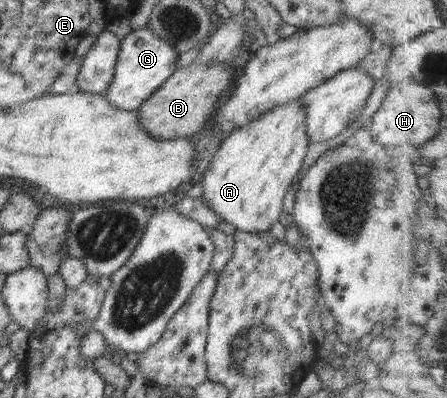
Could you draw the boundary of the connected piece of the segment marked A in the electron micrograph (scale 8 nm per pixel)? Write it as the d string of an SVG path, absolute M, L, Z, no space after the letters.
M300 99L289 101L246 122L246 125L238 126L224 137L220 149L212 157L200 179L200 184L204 188L202 198L206 205L214 209L222 221L233 225L236 232L267 232L273 223L279 221L284 206L283 197L300 171L306 152L312 145L306 131L306 118Z

